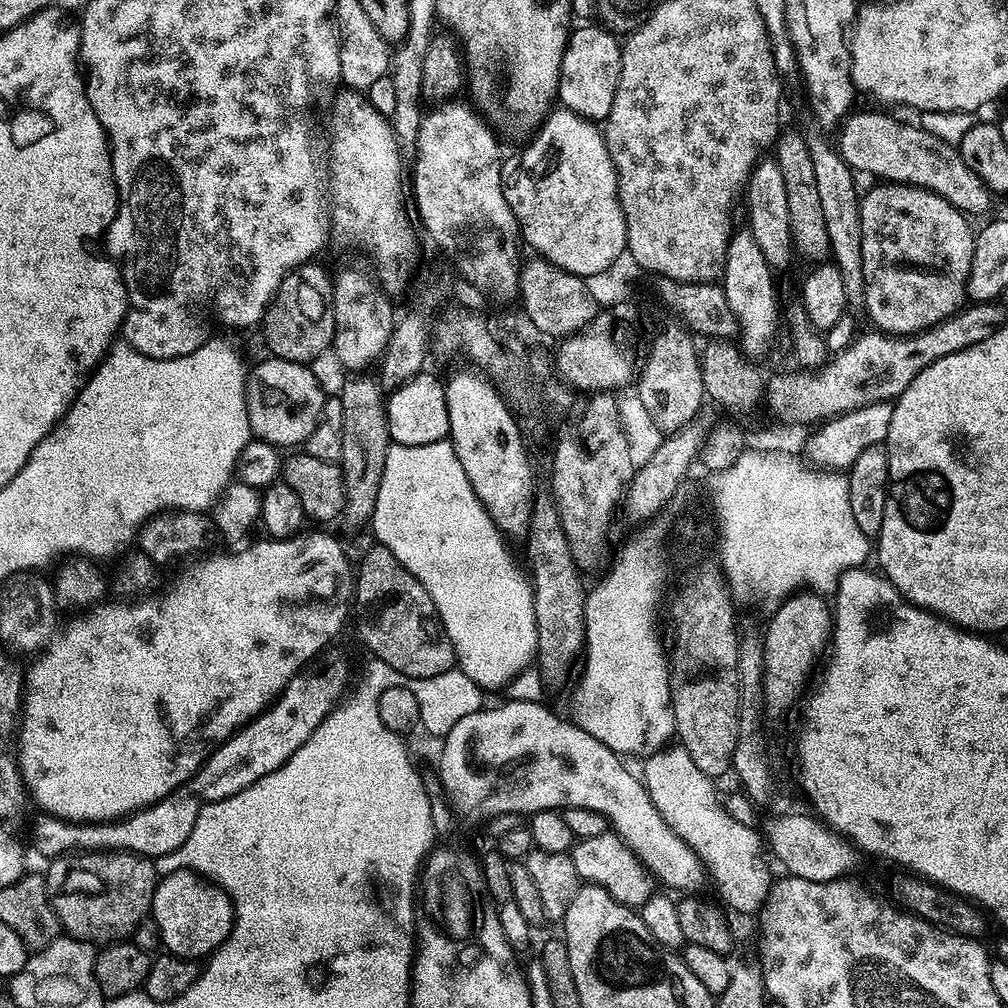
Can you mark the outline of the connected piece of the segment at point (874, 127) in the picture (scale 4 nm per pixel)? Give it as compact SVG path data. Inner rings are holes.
M887 111L856 112L844 117L839 125L840 133L834 136L834 147L840 157L848 163L853 173L865 172L868 176L880 176L881 181L894 184L912 184L915 188L925 188L950 202L959 212L969 218L987 217L992 208L994 193L984 185L982 178L962 162L962 154L957 146L947 144L942 139L928 133L919 123L907 124L887 116Z

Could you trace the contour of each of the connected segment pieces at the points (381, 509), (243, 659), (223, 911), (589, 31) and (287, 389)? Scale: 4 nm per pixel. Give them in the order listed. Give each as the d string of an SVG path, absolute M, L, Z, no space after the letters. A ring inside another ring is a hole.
M445 438L438 442L430 442L426 446L389 443L386 470L382 470L382 486L378 486L378 502L370 521L371 528L373 534L376 535L375 543L379 547L390 550L390 554L394 554L394 558L398 558L398 562L402 562L402 566L406 566L406 570L410 570L410 574L414 574L414 578L418 578L418 582L422 582L426 594L430 594L436 607L436 615L440 617L443 635L451 642L453 650L456 651L458 668L466 674L466 678L470 678L471 682L476 683L483 690L489 690L489 688L504 690L519 672L524 671L533 663L536 656L538 630L534 618L534 594L529 573L522 567L521 561L519 564L512 557L512 552L508 549L507 542L504 541L505 533L482 506L478 494L474 494L474 486L470 486L470 478L466 478L466 470L462 470L462 462L458 462L458 454L454 454L451 439Z
M309 530L301 531L294 536L287 536L284 540L277 540L275 538L263 538L257 544L252 544L249 548L247 546L241 547L239 550L232 550L229 556L218 556L214 560L208 560L202 565L193 576L188 576L180 585L177 586L173 592L165 594L161 600L148 600L152 598L144 598L141 604L108 604L109 602L101 603L99 606L91 609L81 620L76 620L68 629L57 635L52 643L48 646L46 653L41 655L36 666L26 674L26 687L22 693L22 727L18 732L18 755L21 761L21 772L24 775L24 781L27 785L31 797L40 802L44 807L43 811L49 816L59 816L60 819L69 822L99 822L102 820L119 820L120 817L128 815L130 812L136 811L137 808L145 808L154 802L166 798L166 794L170 794L178 786L182 786L192 776L195 776L196 771L199 770L204 759L208 757L209 752L221 744L223 740L227 740L233 732L244 727L248 721L253 720L255 716L259 716L273 700L279 696L287 684L299 674L299 672L313 661L317 659L316 655L339 634L344 628L344 623L348 620L348 611L351 613L354 608L354 564L348 561L348 552L331 536L328 532L308 532Z
M187 870L157 879L150 917L160 931L161 945L171 955L194 961L207 958L216 951L230 934L234 919L231 898L215 884Z
M580 27L584 28L571 29L568 49L564 52L564 61L560 67L560 81L556 87L556 94L563 107L574 114L589 118L606 118L610 114L612 94L618 90L622 44L619 39L615 40L617 37L607 27Z
M267 358L257 368L253 367L248 381L248 417L252 426L252 435L257 441L273 444L280 450L295 449L308 440L320 422L323 414L326 392L320 380L307 364Z

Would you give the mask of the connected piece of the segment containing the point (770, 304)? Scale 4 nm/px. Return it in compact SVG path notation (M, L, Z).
M737 227L728 239L722 287L726 300L730 302L730 310L734 310L740 323L739 343L743 351L752 358L756 358L759 352L764 352L771 346L772 339L776 336L776 324L778 328L782 320L782 308L779 303L776 305L776 284L772 281L772 275L774 269L762 254L750 228Z

